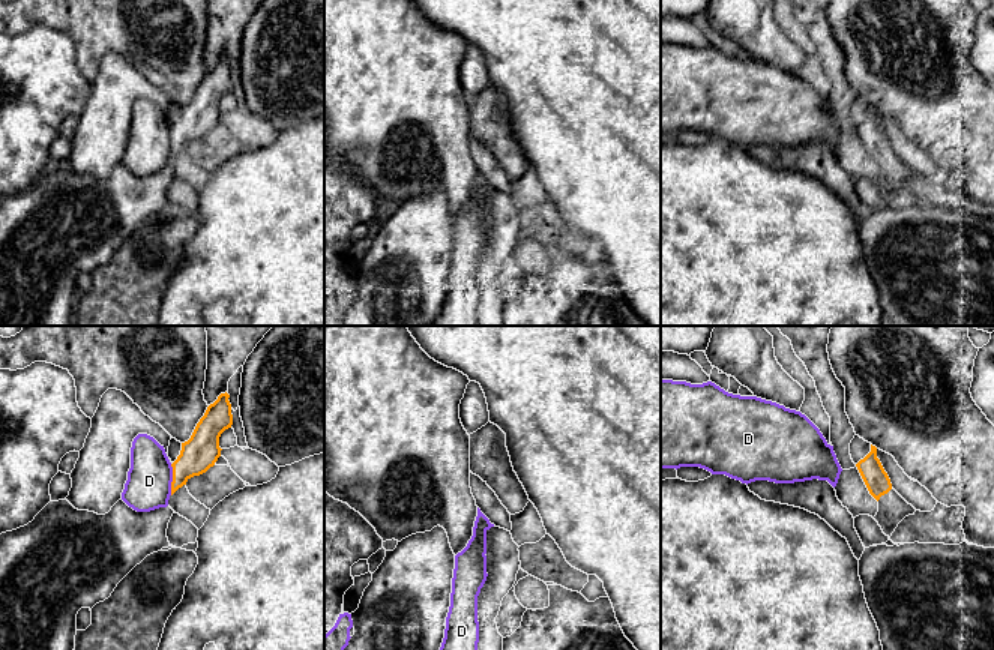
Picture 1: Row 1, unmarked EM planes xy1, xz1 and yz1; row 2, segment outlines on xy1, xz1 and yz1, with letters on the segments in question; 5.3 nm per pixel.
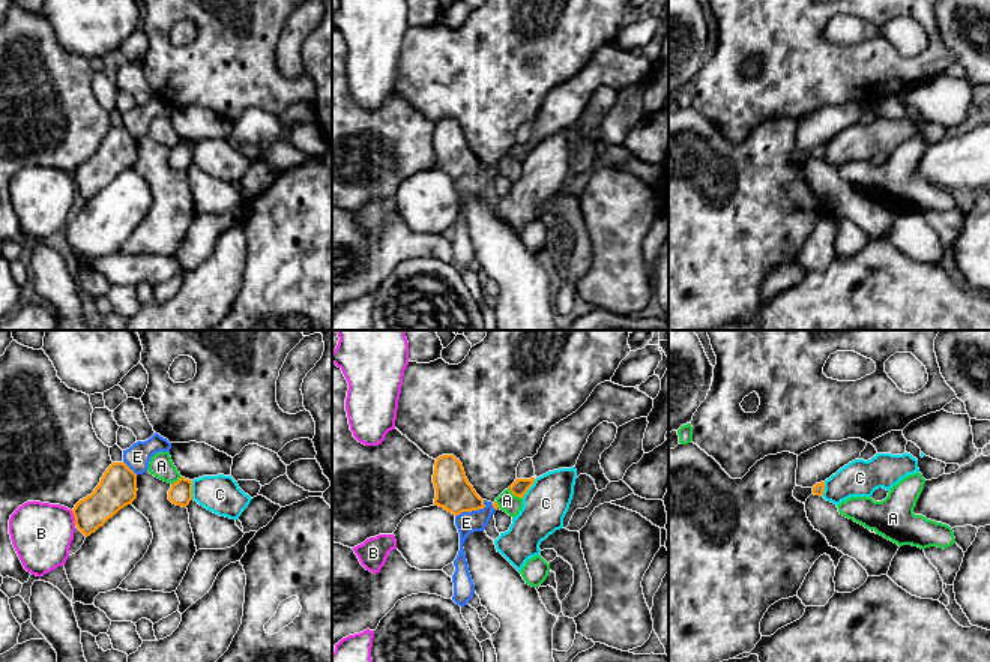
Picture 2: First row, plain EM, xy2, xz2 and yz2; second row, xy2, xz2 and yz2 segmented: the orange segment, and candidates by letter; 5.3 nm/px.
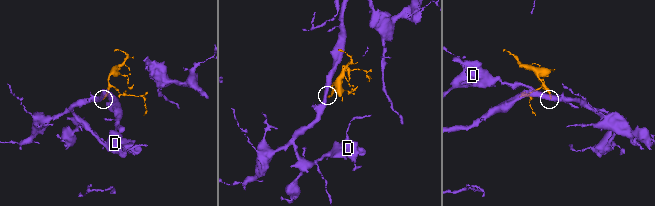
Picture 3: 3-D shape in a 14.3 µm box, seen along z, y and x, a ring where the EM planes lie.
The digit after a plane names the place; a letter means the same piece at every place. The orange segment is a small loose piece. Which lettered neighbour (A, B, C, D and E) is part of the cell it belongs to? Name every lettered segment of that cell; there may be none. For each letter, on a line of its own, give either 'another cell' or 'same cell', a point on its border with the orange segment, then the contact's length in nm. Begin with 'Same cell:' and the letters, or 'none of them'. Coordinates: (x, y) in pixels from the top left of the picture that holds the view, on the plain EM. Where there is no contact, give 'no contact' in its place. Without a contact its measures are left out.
Same cell: none of them
A: another cell | xz2 (516, 159) | 100 nm
B: another cell | xy2 (74, 180) | 80 nm
C: another cell | xy2 (191, 153) | 100 nm
D: another cell | xy1 (173, 143) | 170 nm
E: another cell | xz2 (472, 173) | 180 nm

